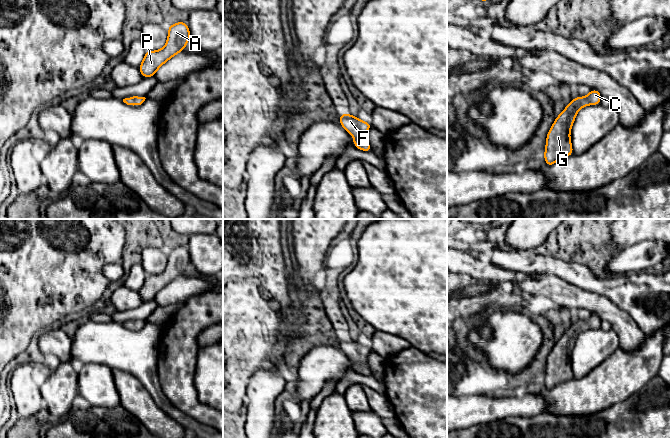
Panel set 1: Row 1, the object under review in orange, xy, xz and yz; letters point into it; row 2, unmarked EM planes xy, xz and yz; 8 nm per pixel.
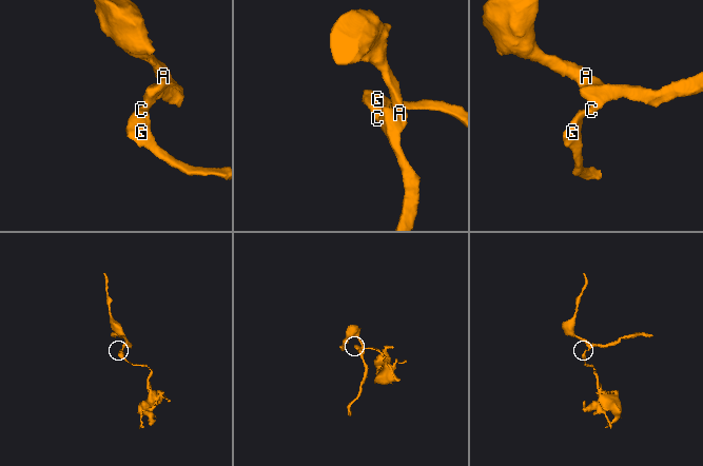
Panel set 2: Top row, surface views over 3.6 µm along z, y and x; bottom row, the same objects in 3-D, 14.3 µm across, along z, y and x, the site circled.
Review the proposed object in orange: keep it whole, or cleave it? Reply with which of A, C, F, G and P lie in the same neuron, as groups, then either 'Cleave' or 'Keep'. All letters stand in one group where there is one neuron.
Groups: A C F G P. Keep

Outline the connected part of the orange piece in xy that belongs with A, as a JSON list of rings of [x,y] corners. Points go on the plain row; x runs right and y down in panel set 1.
[[[177,246],[168,250],[168,262],[161,274],[146,275],[143,286],[138,291],[143,302],[152,301],[156,295],[174,279],[183,275],[191,263],[188,248]]]

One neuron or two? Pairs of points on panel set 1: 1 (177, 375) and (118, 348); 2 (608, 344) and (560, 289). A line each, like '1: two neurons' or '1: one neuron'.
1: two neurons
2: two neurons

